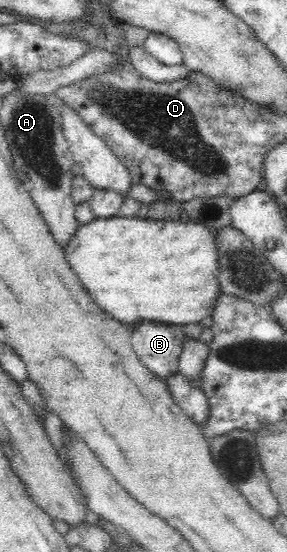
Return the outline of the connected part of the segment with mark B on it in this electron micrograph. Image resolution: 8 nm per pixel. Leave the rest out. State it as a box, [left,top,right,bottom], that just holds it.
[131,321,184,378]

